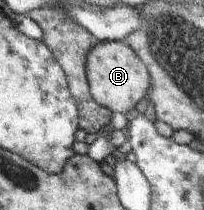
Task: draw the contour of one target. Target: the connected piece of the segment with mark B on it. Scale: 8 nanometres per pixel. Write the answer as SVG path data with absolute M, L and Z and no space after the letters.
M100 41L87 54L86 75L91 96L101 106L126 114L151 90L151 77L147 68L125 42Z

